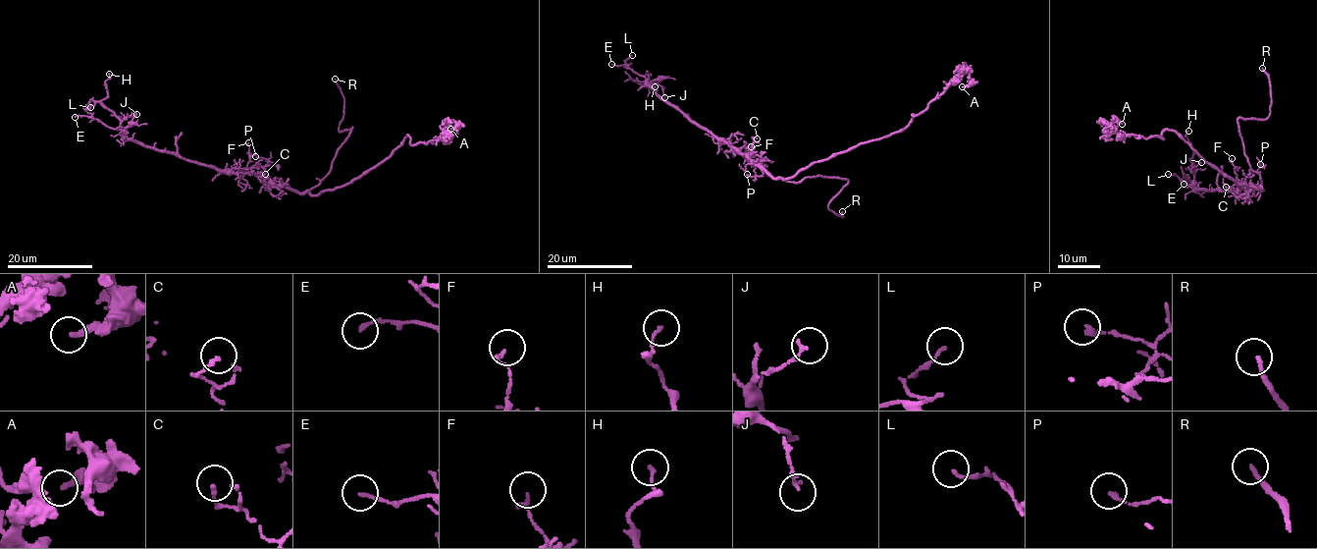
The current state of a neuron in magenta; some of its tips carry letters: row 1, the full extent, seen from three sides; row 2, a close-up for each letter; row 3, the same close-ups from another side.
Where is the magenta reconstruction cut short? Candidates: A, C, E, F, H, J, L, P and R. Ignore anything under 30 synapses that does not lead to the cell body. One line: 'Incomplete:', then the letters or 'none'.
Incomplete: R

